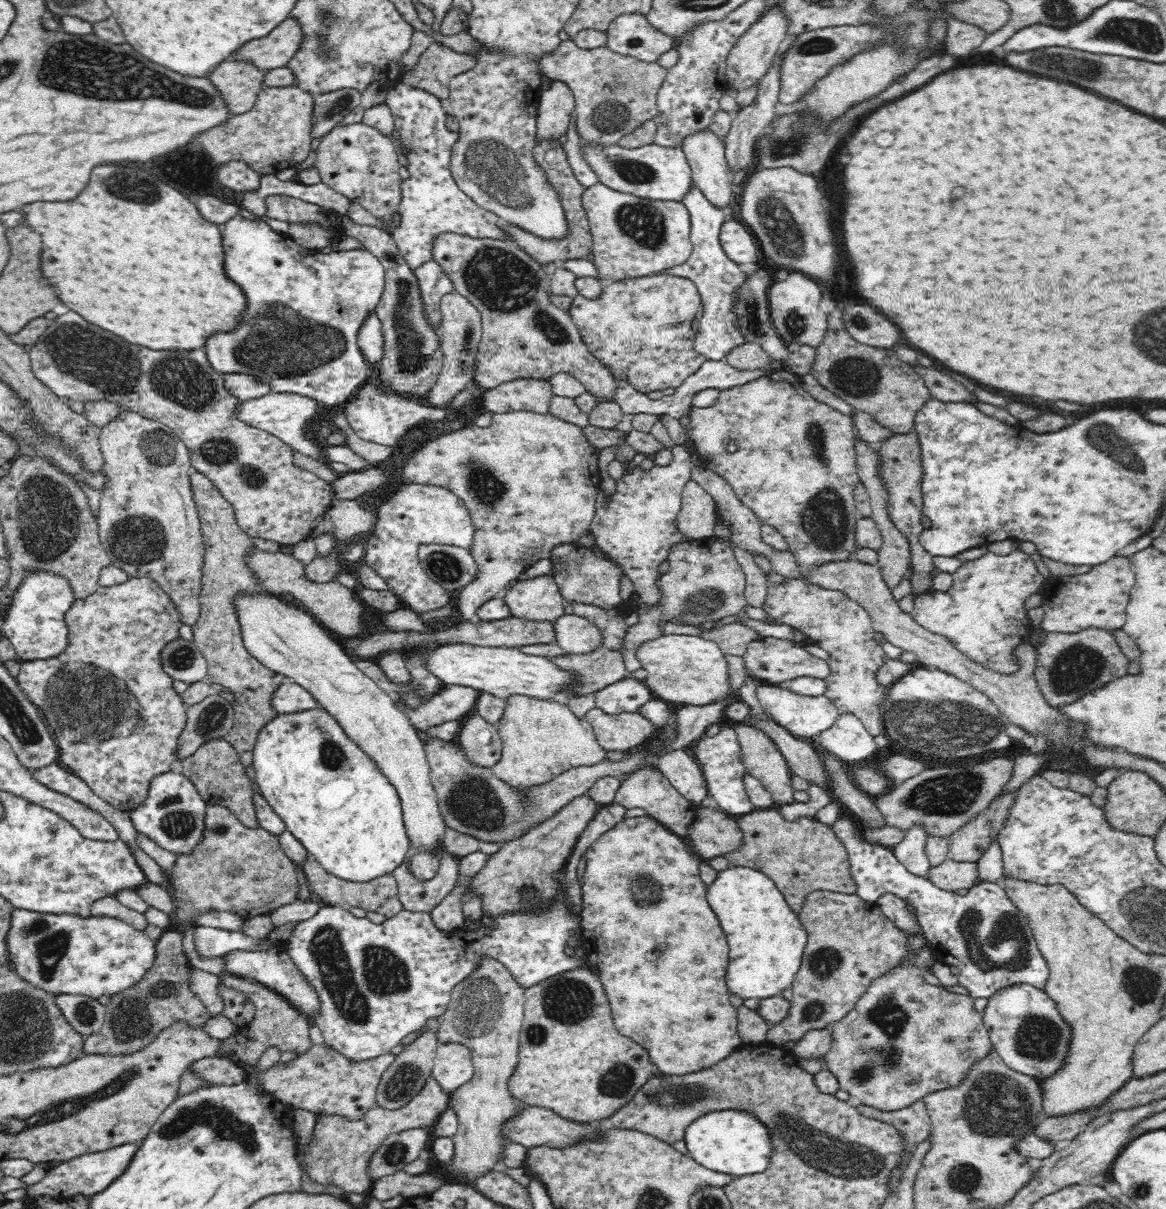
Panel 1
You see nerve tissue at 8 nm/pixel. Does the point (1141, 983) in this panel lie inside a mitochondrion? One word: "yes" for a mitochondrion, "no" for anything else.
yes

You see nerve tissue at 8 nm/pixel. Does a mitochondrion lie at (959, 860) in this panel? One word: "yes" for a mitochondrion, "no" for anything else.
no

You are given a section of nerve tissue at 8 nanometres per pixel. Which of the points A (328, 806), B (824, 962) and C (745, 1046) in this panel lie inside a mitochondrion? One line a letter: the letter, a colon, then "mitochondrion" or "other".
A: other
B: mitochondrion
C: other

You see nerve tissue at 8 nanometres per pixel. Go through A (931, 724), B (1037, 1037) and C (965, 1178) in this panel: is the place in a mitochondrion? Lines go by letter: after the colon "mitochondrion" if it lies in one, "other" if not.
A: mitochondrion
B: mitochondrion
C: mitochondrion

